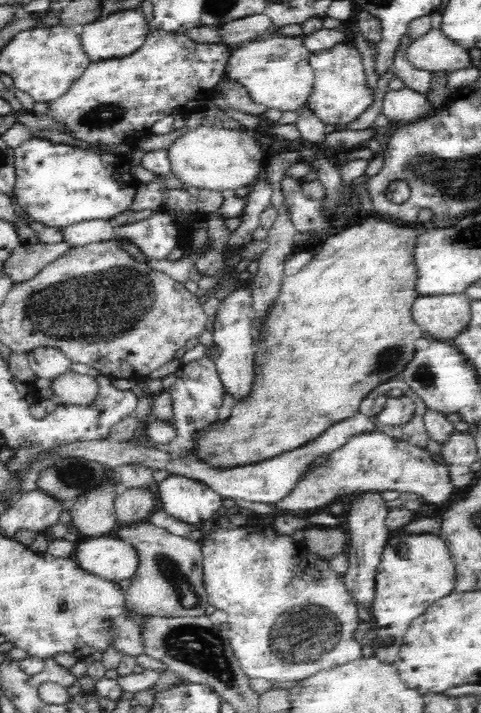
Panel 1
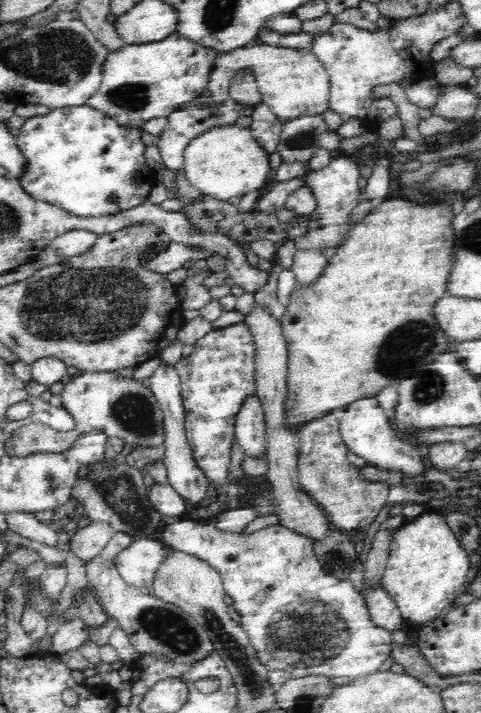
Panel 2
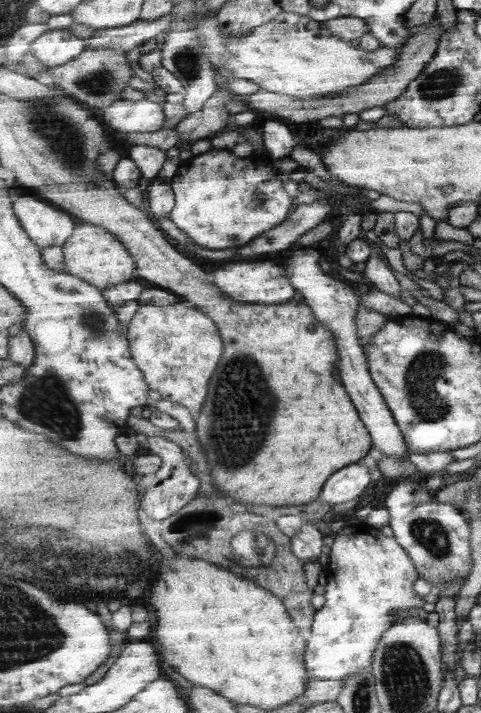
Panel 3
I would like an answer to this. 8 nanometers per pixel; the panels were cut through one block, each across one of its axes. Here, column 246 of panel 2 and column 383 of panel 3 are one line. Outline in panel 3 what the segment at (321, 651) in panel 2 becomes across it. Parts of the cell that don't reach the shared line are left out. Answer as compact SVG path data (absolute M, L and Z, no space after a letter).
M365 522L345 526L337 533L333 534L333 537L334 541L330 546L330 562L327 564L327 570L323 579L323 583L325 584L325 592L323 595L325 596L326 601L320 609L316 610L311 632L307 635L308 649L305 653L305 664L308 670L308 676L319 680L344 680L344 678L349 678L362 670L372 670L374 656L381 639L384 637L384 634L398 622L398 620L395 620L393 614L399 612L399 610L423 608L423 606L425 606L425 600L423 600L422 596L419 596L419 594L415 592L415 588L413 588L415 582L417 582L417 579L420 577L420 572L417 571L416 563L412 561L408 551L405 550L404 546L401 546L400 542L397 542L394 535L385 536L380 529Z

